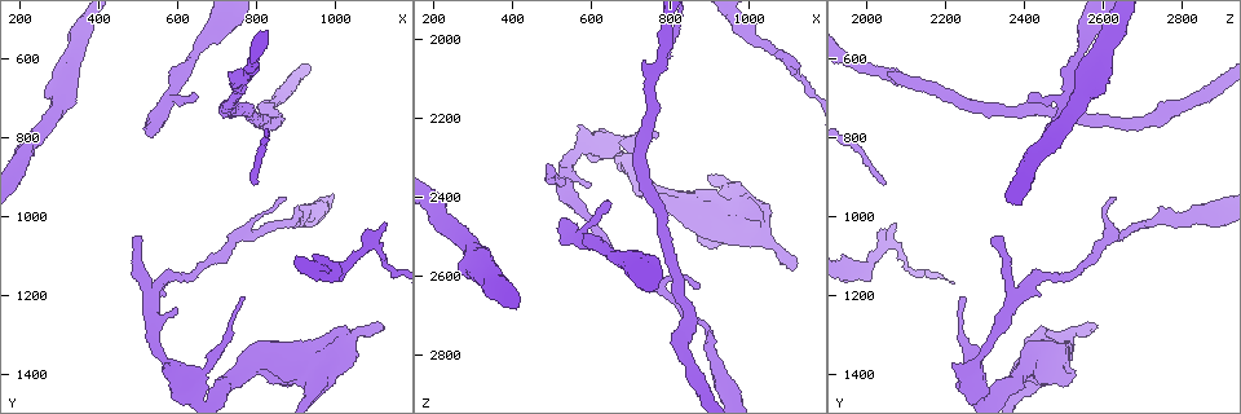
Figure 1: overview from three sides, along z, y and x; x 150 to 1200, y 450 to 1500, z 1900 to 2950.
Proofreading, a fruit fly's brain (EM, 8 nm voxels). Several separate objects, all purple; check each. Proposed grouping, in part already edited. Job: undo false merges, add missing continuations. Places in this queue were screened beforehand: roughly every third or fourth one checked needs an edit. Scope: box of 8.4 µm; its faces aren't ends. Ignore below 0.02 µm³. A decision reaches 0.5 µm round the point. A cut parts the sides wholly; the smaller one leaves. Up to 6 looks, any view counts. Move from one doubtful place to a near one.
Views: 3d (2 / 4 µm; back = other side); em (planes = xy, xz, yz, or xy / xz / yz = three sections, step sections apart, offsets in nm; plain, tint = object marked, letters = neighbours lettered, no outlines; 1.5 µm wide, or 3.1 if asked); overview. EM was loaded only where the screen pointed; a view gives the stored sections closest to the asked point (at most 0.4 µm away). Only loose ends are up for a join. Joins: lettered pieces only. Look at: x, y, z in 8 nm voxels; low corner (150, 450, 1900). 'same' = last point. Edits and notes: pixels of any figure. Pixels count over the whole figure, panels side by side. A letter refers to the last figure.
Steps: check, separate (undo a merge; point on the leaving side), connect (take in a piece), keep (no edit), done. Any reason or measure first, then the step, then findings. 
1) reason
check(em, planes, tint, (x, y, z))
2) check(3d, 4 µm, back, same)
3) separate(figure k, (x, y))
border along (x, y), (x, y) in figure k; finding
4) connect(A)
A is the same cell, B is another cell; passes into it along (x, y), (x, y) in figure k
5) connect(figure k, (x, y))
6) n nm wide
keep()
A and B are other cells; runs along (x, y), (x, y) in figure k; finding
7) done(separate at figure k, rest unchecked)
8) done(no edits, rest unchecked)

an open end
check(3d, 2 µm, (525, 780, 2455))

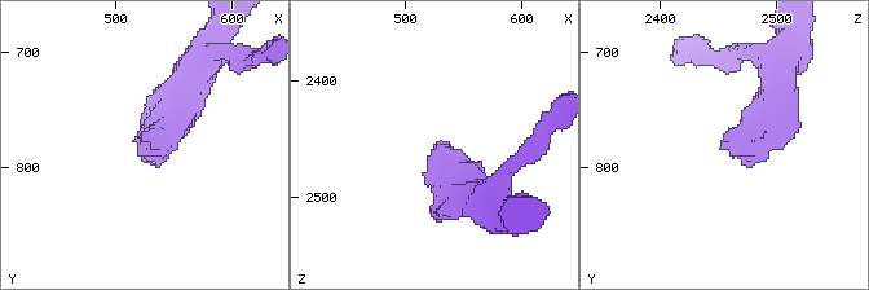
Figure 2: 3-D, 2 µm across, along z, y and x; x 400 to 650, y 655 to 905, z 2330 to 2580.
check(em, yz, step 4, tint, (524, 776, 2456))

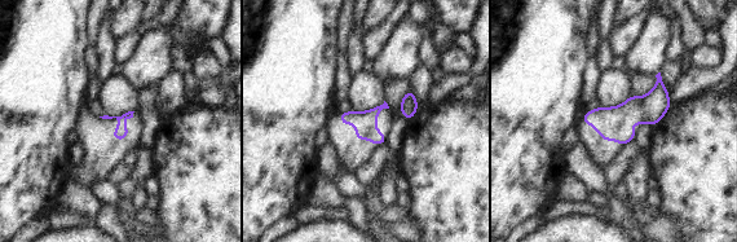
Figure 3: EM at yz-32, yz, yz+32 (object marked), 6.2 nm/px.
see the neighbours
check(em, yz, step 4, letters, same)

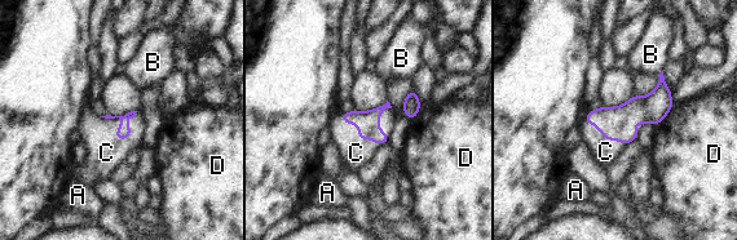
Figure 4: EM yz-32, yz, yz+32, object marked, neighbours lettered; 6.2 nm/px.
connect(C)
C is the same cell, A, B and D are other cells; passes into it along (124, 130), (119, 138), (106, 152) in figure 4; the neuron continues

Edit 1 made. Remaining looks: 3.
sharp bend
check(3d, 2 µm, (1115, 1065, 2065))

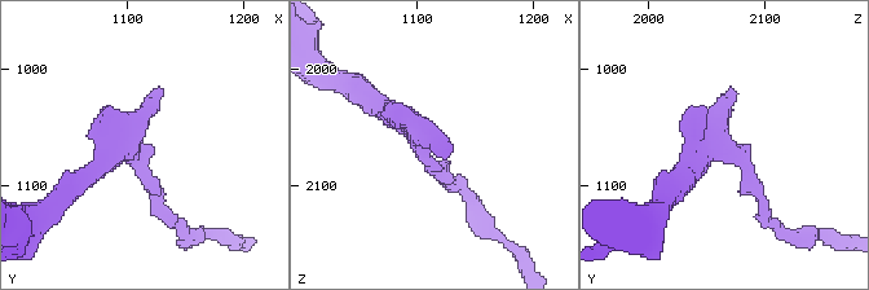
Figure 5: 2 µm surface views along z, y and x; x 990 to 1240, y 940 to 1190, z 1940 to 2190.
check(em, planes, letters, (1106, 1064, 2064))

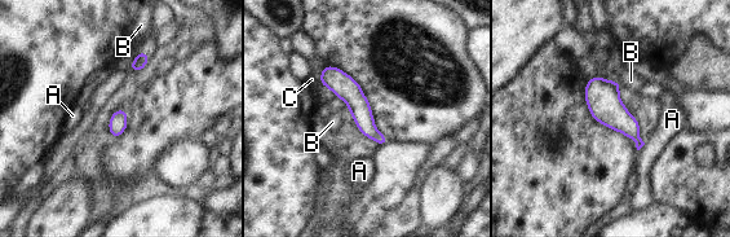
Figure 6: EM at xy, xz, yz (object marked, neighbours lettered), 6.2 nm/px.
A touches over 60 nm
keep()
A, B and C are other cells; border along (140, 52), (133, 57) in figure 6; one neuron here

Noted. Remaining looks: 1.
done(connect at figure 4, rest unchecked)

